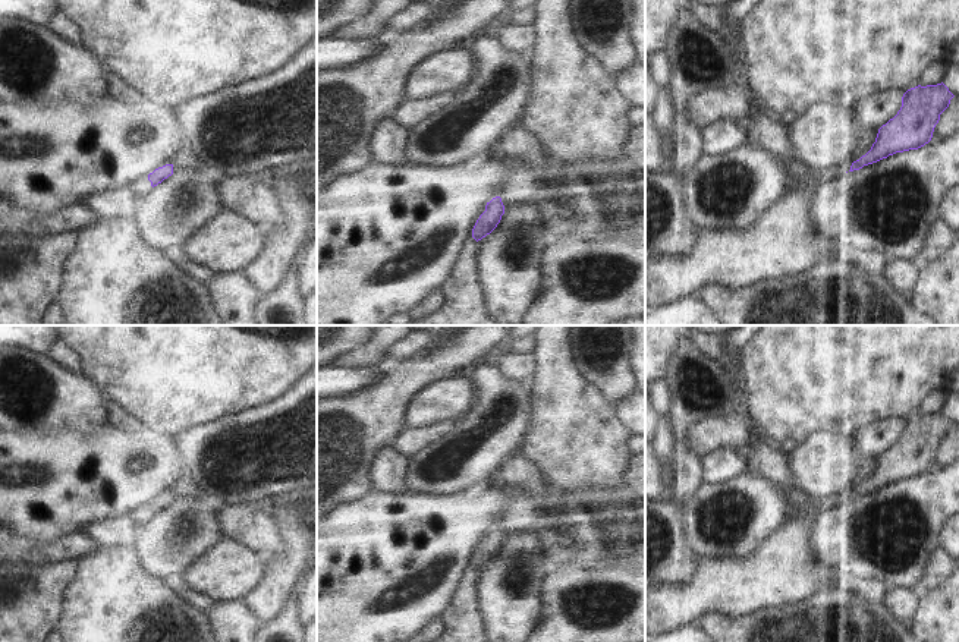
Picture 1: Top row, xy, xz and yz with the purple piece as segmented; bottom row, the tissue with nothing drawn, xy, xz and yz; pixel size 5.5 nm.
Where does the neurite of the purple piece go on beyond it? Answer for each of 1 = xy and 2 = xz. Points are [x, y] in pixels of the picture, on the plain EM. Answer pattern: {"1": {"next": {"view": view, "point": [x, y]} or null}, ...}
{"1": {"next": {"view": "xy", "point": [141, 516]}}, "2": {"next": null}}

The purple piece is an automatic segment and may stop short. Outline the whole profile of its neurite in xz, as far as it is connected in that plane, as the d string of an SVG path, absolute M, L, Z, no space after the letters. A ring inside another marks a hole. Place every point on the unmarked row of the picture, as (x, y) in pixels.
M500 525L493 526L485 534L485 539L477 548L472 557L472 566L478 570L487 563L490 563L501 548L504 542L504 534Z

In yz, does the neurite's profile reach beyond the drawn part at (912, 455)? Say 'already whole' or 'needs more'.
already whole

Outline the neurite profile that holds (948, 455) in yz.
M959 425L950 428L949 435L940 443L931 469L946 469L959 463Z

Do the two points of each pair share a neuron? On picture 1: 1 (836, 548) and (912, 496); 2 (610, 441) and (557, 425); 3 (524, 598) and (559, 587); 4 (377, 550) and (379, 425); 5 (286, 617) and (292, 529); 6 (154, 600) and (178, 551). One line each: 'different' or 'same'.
1: same
2: same
3: different
4: different
5: different
6: different

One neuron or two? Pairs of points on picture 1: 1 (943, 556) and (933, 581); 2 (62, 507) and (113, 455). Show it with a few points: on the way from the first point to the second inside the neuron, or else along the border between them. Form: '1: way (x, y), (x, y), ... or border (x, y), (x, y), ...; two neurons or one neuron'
1: way (943, 562), (936, 575); one neuron
2: way (62, 487), (81, 459), (93, 452); one neuron

